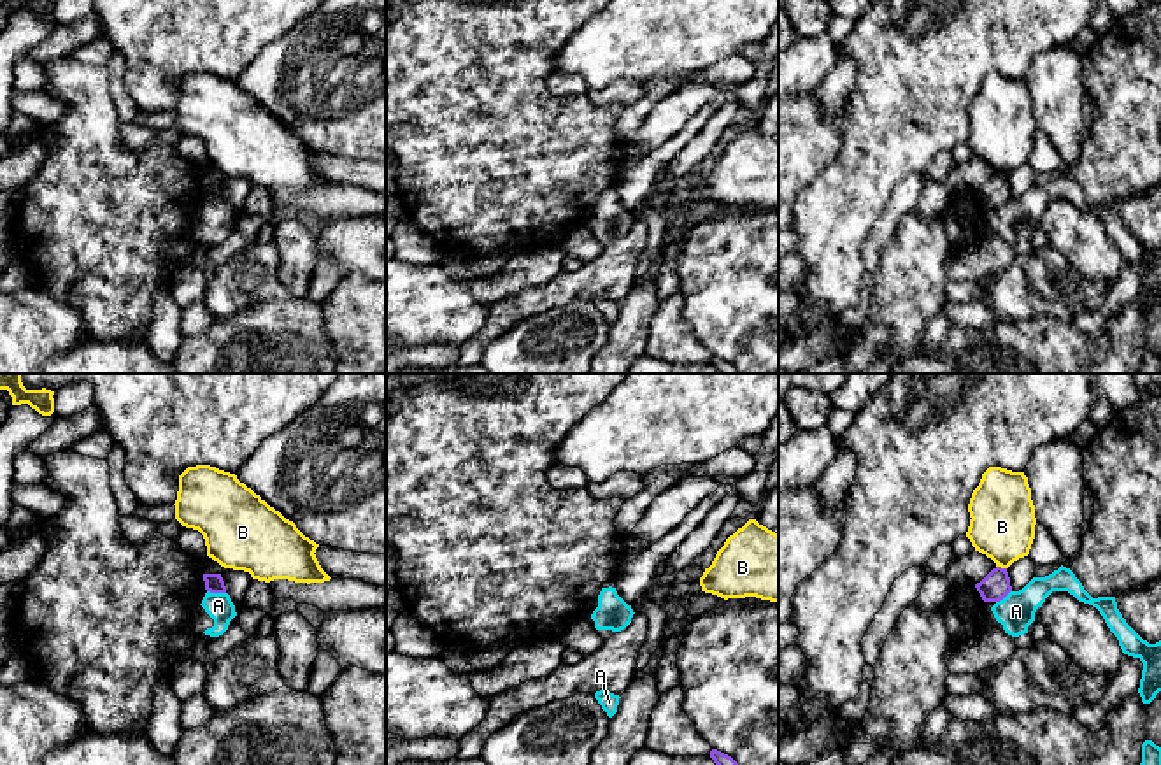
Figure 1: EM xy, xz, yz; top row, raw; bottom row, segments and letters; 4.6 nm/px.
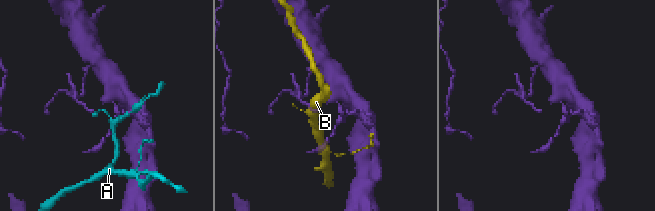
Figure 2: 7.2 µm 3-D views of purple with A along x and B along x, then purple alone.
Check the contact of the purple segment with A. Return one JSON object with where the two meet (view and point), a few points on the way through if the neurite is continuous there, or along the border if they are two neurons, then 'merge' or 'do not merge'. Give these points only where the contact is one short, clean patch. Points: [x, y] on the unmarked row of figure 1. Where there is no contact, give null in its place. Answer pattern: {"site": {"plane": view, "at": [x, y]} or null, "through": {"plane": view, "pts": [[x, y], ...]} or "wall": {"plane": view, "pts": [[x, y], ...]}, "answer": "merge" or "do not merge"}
{"site": {"plane": "xy", "at": [216, 199]}, "wall": {"plane": "xy", "pts": [[207, 197], [225, 200]]}, "answer": "do not merge"}

